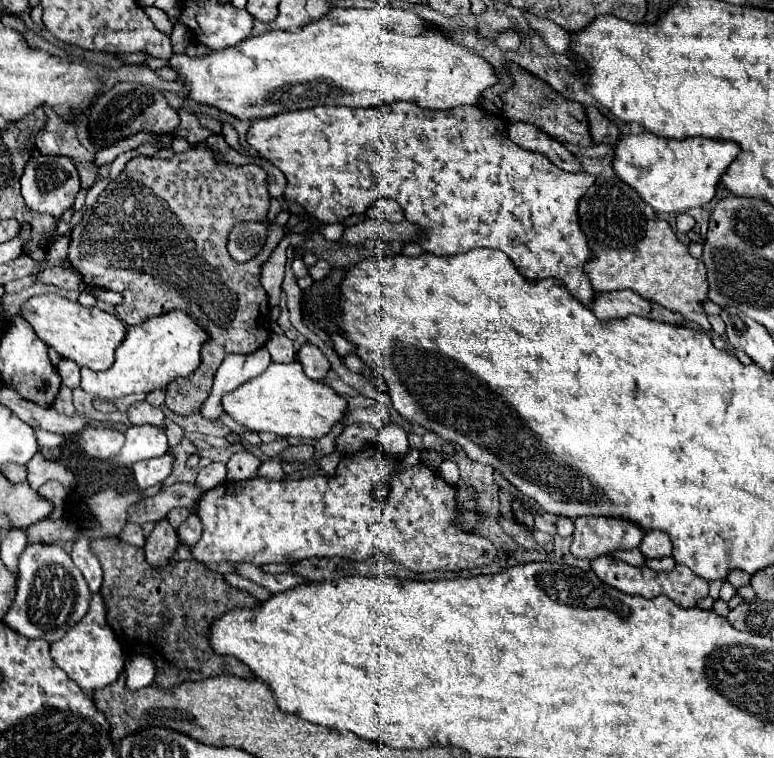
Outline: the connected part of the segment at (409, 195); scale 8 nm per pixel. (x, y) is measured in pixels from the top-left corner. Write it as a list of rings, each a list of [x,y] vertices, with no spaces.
[[[398,101],[392,105],[380,105],[380,107],[368,107],[368,109],[348,109],[348,107],[312,107],[312,109],[302,109],[302,111],[290,111],[290,113],[282,113],[270,119],[258,119],[250,131],[248,131],[248,143],[252,149],[256,149],[264,159],[268,159],[270,163],[274,163],[288,179],[286,191],[284,191],[284,199],[290,203],[298,203],[304,207],[304,211],[314,217],[320,225],[328,225],[328,223],[340,223],[350,215],[362,215],[370,203],[374,203],[376,199],[388,197],[400,203],[400,207],[404,209],[404,215],[410,223],[420,225],[422,229],[428,229],[422,233],[422,239],[418,241],[426,251],[434,253],[434,255],[458,255],[458,253],[466,253],[470,249],[476,247],[490,247],[490,249],[500,249],[502,253],[506,253],[512,263],[516,265],[516,269],[530,281],[534,279],[546,279],[546,277],[554,277],[560,279],[566,289],[570,291],[570,295],[574,295],[580,303],[588,305],[594,299],[594,289],[588,281],[588,277],[582,271],[584,261],[590,257],[590,249],[586,245],[586,237],[580,231],[578,225],[578,199],[582,197],[582,193],[594,183],[594,175],[588,173],[566,173],[558,167],[554,167],[554,163],[550,163],[550,159],[546,159],[544,155],[538,155],[534,151],[526,151],[522,147],[518,147],[516,143],[512,143],[506,135],[508,129],[508,121],[502,121],[500,117],[486,113],[480,107],[454,107],[450,111],[434,111],[434,109],[424,109],[418,107],[414,103],[406,103],[406,101]]]

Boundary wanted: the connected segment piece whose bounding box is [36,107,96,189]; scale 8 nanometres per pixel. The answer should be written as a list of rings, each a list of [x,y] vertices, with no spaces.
[[[42,107],[48,115],[48,123],[36,135],[36,147],[42,155],[66,155],[72,157],[78,165],[78,173],[82,179],[82,187],[90,189],[96,179],[96,167],[92,165],[94,159],[94,143],[88,137],[86,117],[78,115],[76,121],[58,119],[52,107]]]

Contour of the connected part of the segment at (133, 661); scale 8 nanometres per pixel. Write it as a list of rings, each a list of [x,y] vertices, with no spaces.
[[[144,655],[128,657],[124,669],[128,673],[126,685],[132,690],[139,690],[150,686],[157,672],[155,664],[150,663],[150,659],[146,659]]]

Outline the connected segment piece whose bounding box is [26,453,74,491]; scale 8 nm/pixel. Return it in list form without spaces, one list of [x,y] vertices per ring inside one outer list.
[[[36,453],[26,467],[28,467],[28,483],[30,483],[32,491],[38,491],[40,485],[44,485],[46,481],[52,481],[52,479],[62,483],[66,491],[70,491],[74,485],[74,475],[60,463],[46,459],[42,453]]]

